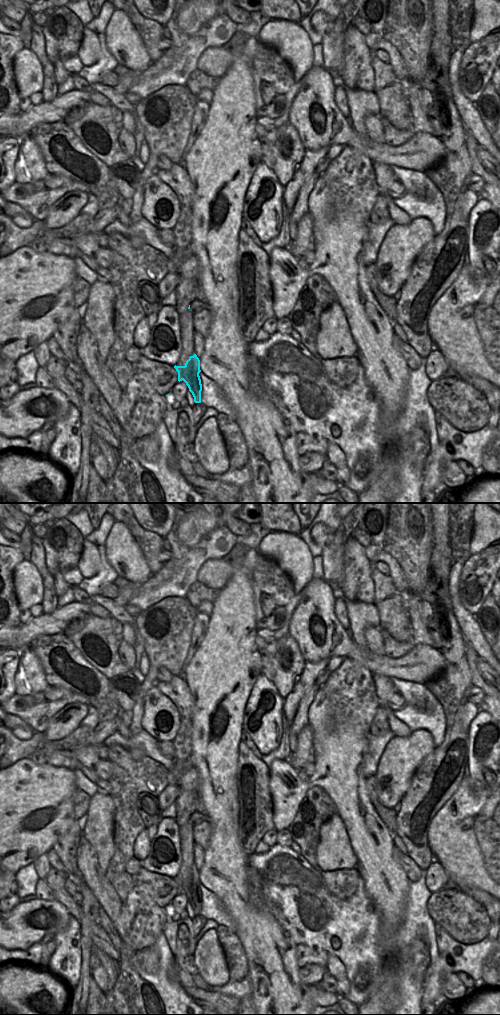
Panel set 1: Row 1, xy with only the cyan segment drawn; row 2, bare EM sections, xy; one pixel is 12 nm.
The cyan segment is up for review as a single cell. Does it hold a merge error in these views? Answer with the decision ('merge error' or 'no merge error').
merge error

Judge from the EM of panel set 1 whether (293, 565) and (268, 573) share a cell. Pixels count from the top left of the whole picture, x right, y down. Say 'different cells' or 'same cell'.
different cells

